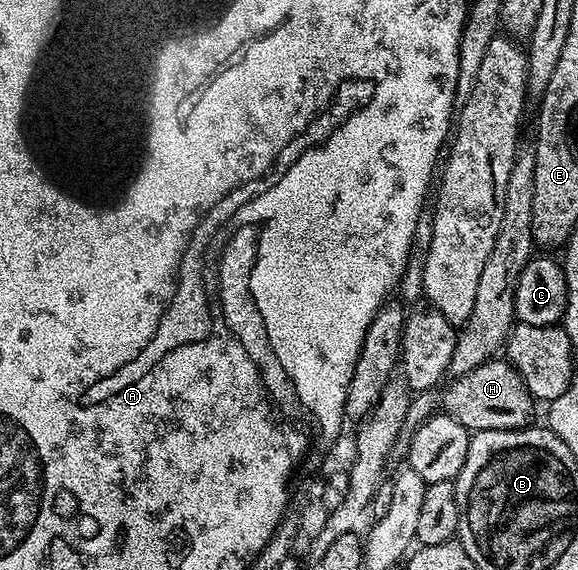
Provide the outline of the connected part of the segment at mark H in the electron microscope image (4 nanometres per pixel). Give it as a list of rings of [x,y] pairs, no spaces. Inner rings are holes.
[[[505,358],[488,360],[485,364],[476,366],[476,370],[463,376],[455,376],[449,382],[450,385],[448,385],[449,383],[445,385],[447,388],[442,400],[440,396],[441,411],[447,416],[456,418],[456,422],[460,422],[460,426],[469,428],[471,433],[484,430],[512,430],[527,427],[531,423],[530,415],[533,414],[534,407],[536,407],[534,395],[528,390],[528,386],[524,386],[520,374],[510,365],[509,360]]]

